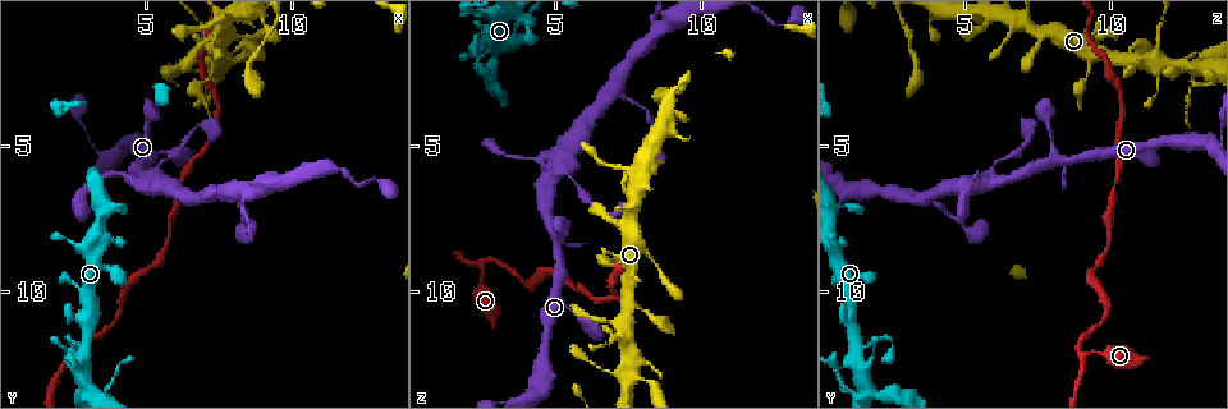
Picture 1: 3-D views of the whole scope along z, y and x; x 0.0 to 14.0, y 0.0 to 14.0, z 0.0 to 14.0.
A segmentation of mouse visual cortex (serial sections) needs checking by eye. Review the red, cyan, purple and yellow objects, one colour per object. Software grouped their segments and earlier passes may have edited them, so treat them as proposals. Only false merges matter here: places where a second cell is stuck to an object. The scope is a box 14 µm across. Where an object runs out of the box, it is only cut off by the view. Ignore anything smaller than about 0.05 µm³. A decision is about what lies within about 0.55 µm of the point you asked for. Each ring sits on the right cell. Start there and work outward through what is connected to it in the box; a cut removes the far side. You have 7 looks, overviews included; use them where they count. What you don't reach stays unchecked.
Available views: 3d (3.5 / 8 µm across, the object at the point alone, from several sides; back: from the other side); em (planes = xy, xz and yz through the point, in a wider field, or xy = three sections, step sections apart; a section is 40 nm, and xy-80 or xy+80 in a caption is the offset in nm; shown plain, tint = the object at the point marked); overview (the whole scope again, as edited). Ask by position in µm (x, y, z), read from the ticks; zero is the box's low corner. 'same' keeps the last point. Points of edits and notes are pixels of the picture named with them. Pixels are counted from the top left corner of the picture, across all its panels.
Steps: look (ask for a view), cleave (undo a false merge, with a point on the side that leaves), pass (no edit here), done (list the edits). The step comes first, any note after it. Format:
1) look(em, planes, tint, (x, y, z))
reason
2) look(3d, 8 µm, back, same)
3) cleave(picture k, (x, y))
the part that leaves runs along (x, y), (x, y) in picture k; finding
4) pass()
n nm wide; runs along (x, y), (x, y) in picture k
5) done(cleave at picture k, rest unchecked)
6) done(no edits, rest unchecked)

look(3d, 8 µm, (8.5, 1.3, 9.1))
narrows sharply

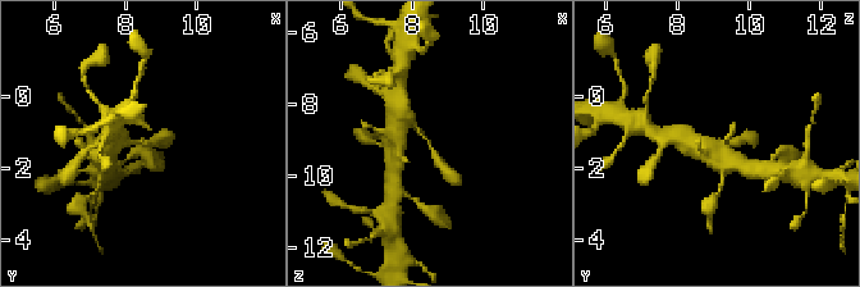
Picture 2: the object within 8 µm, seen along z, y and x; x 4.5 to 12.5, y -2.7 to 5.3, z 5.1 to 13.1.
look(em, xy, step 1, tint, (8.5, 1.3, 9.2))
arms of 200, 250 nm; need the tissue

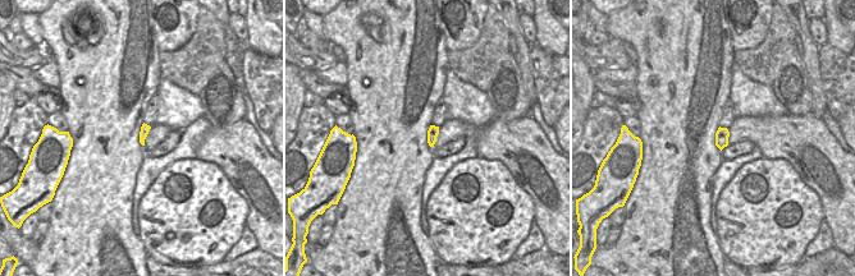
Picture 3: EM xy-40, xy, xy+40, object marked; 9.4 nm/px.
pass()
runs along (396, 127), (414, 127), (451, 176) in picture 2; continuous, no second cell

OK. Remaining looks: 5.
look(3d, 3.5 µm, (7.3, 1.9, 11.6))
sharp bend

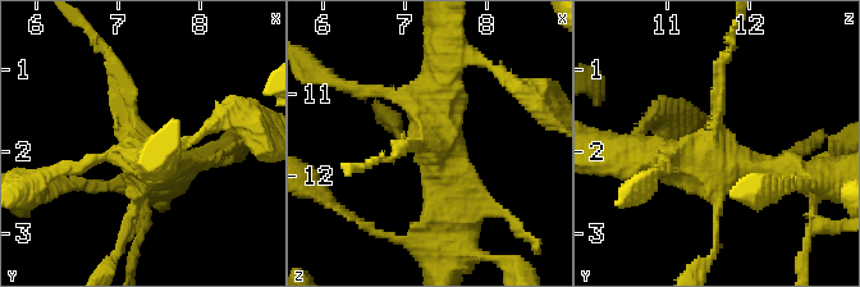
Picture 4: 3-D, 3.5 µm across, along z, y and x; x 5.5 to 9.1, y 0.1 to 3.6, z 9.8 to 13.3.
look(em, xy, step 3, tint, (7.30, 1.85, 11.60))
now the EM

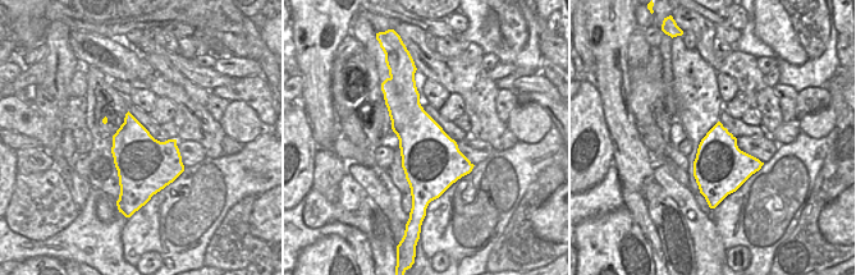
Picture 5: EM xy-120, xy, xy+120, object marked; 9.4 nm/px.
pass()
continuous, no second cell

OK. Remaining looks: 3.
look(3d, 3.5 µm, (5.1, 6.3, 5.5))
abrupt turn

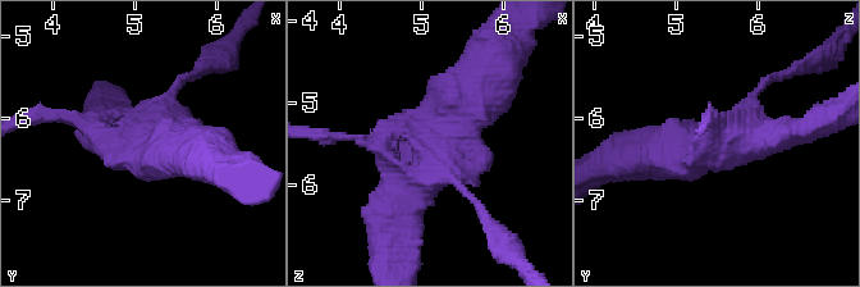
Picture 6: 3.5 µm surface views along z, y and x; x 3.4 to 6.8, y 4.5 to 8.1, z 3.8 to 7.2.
look(em, xy, step 5, tint, (5.20, 6.30, 5.45))
shape alone is not enough

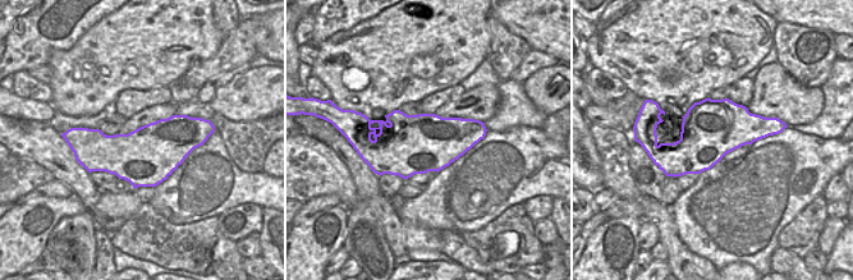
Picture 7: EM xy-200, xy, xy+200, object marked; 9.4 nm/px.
look(em, xy, step 2, tint, same)

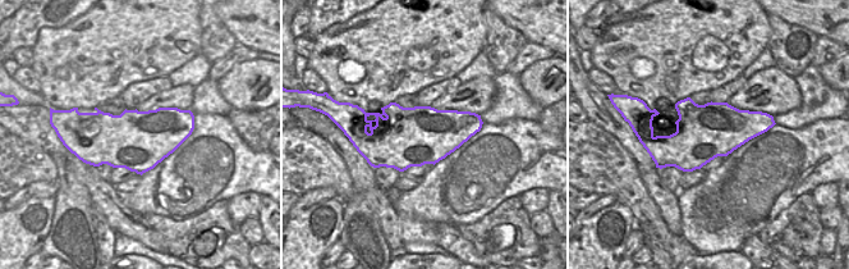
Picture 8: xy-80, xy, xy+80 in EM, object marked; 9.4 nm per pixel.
pass()
runs along (403, 212), (489, 77) in picture 6; continuous, no second cell

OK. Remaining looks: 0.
done(no edits, rest unchecked)

